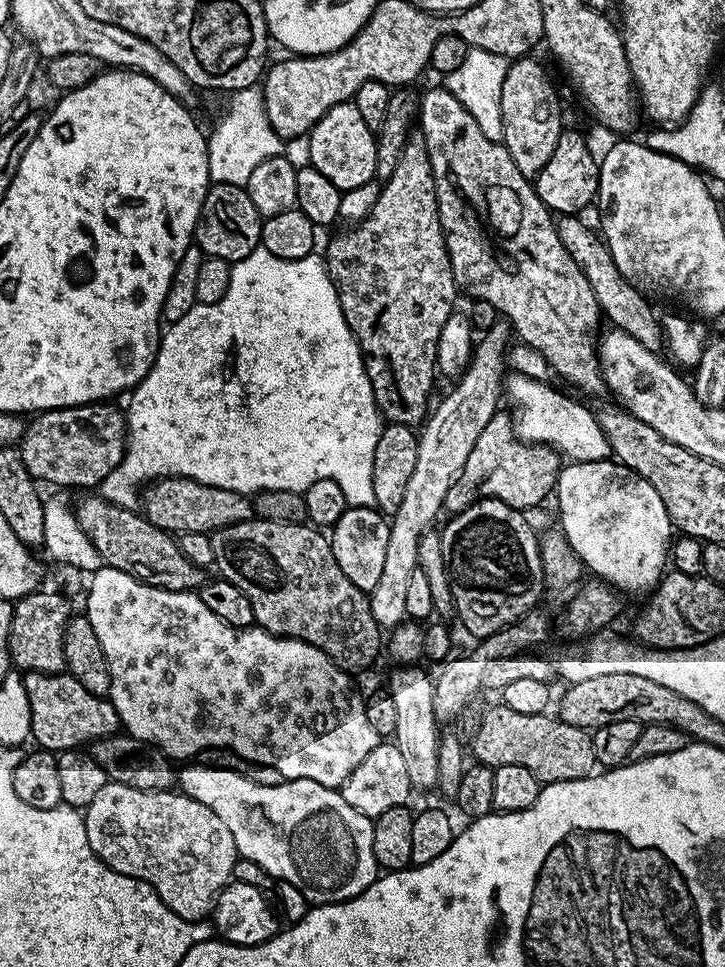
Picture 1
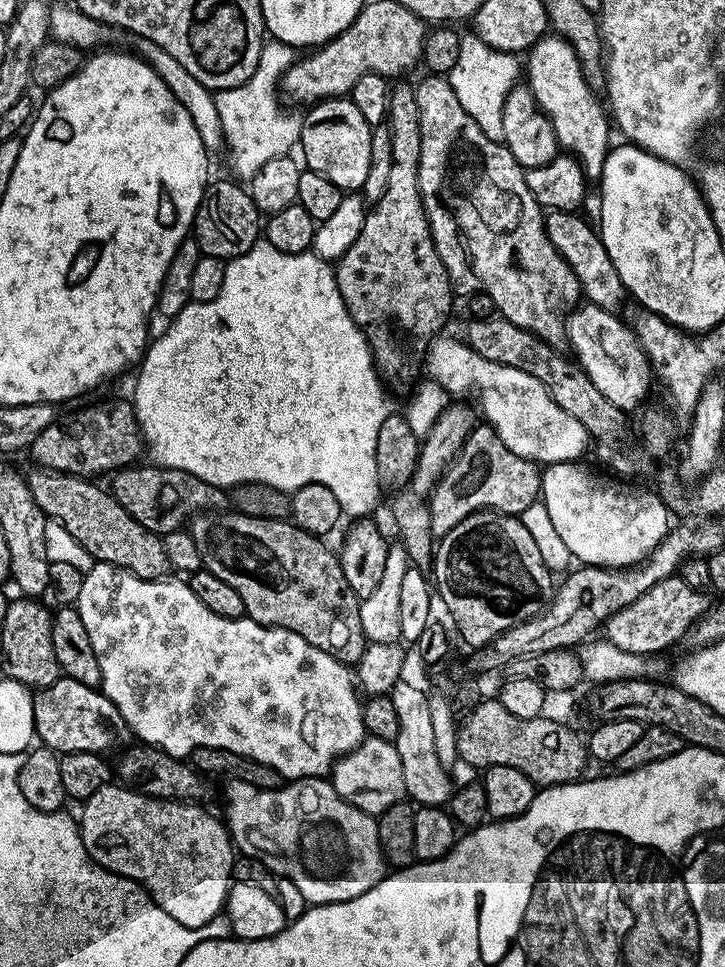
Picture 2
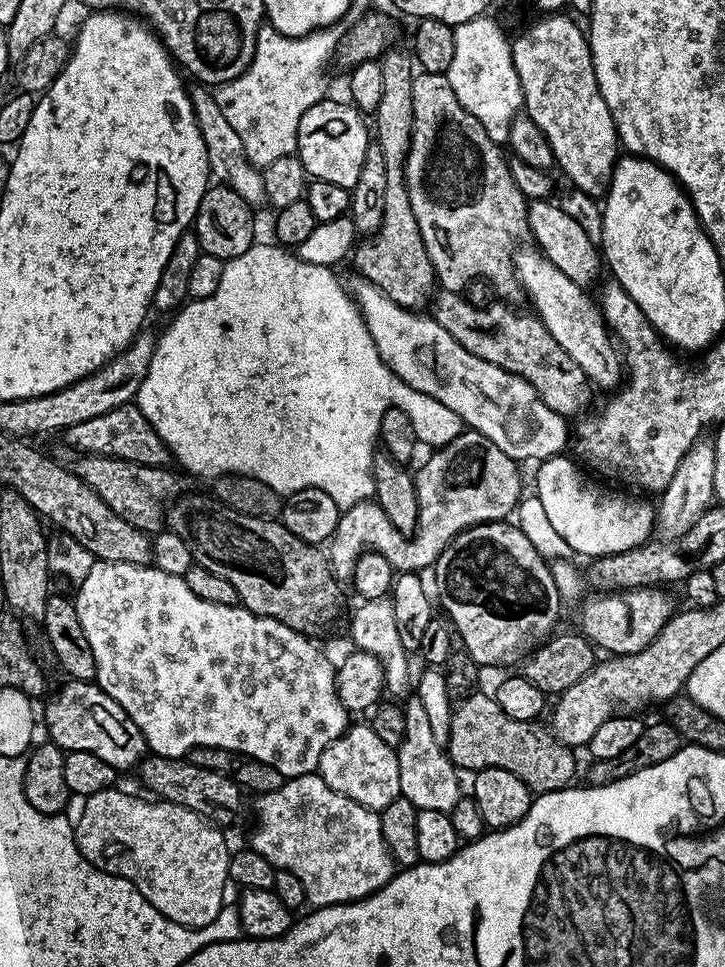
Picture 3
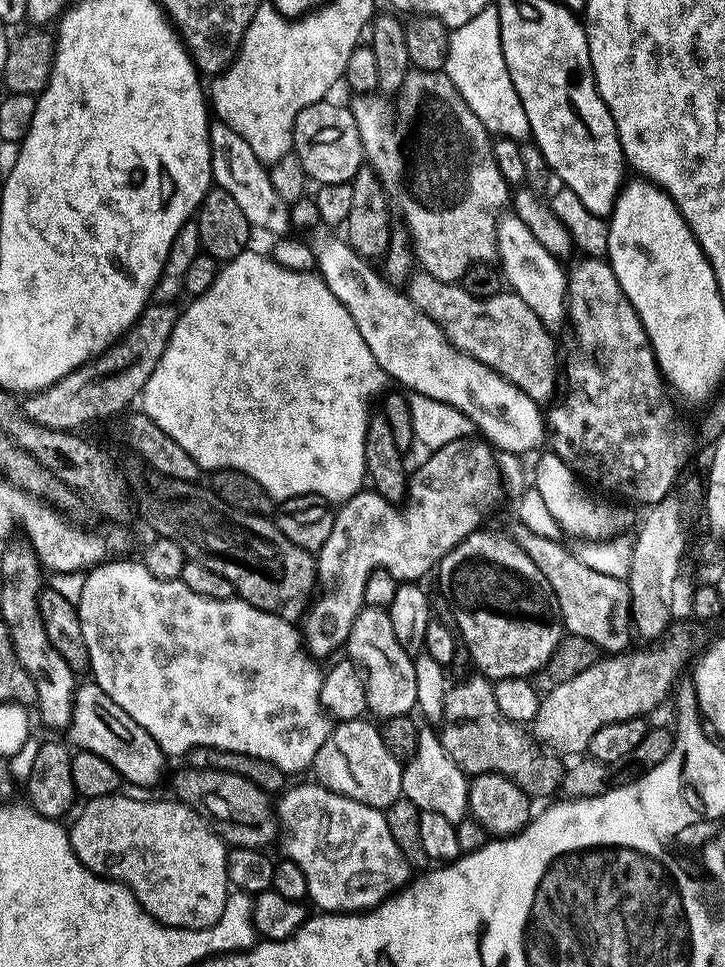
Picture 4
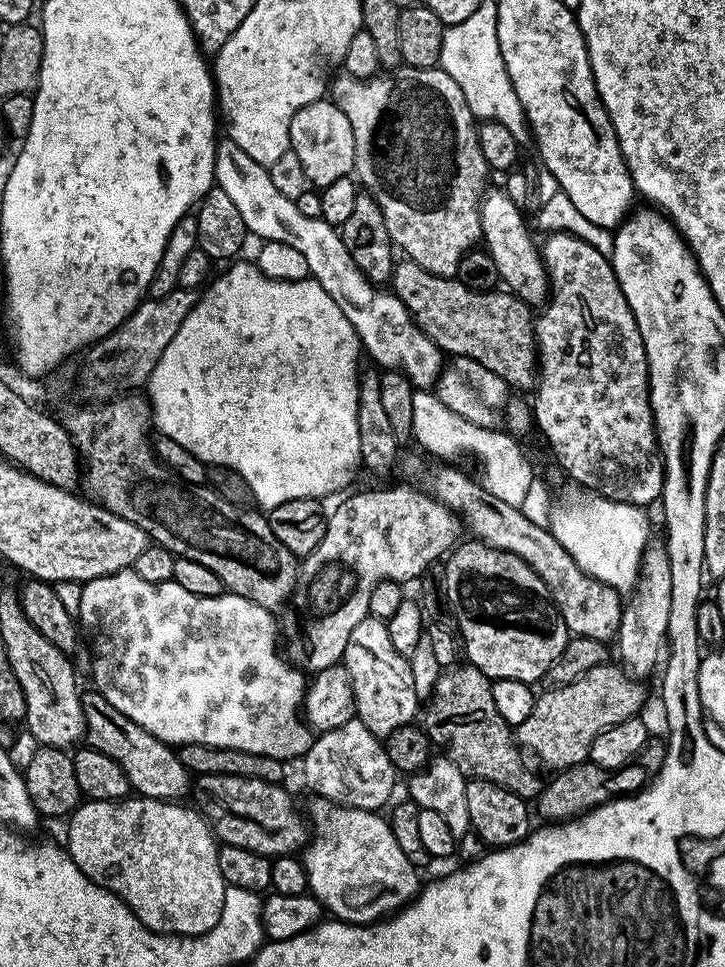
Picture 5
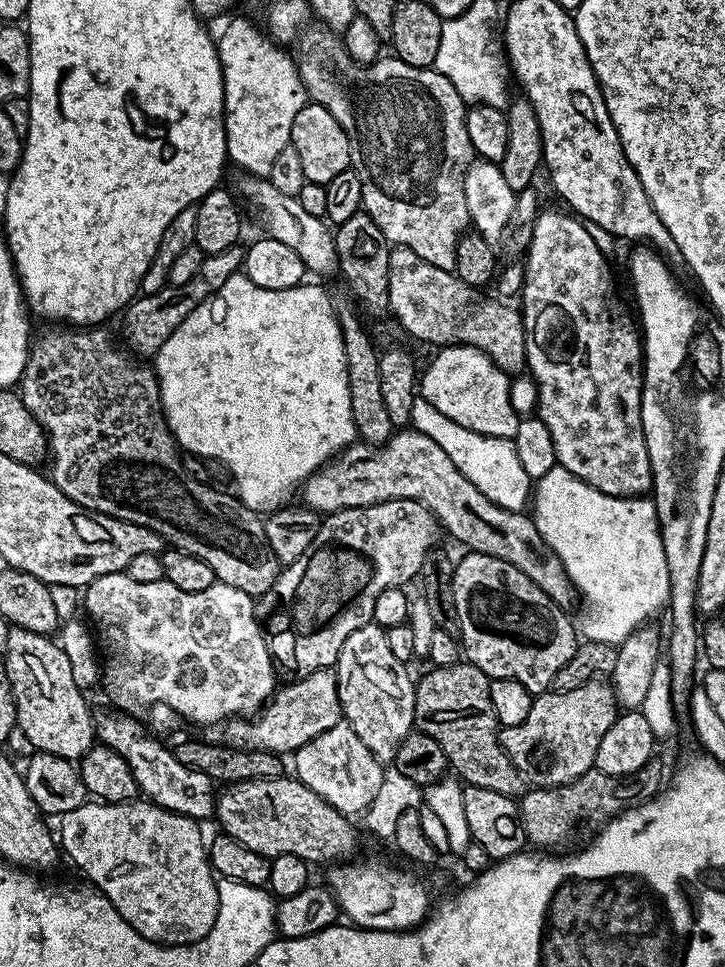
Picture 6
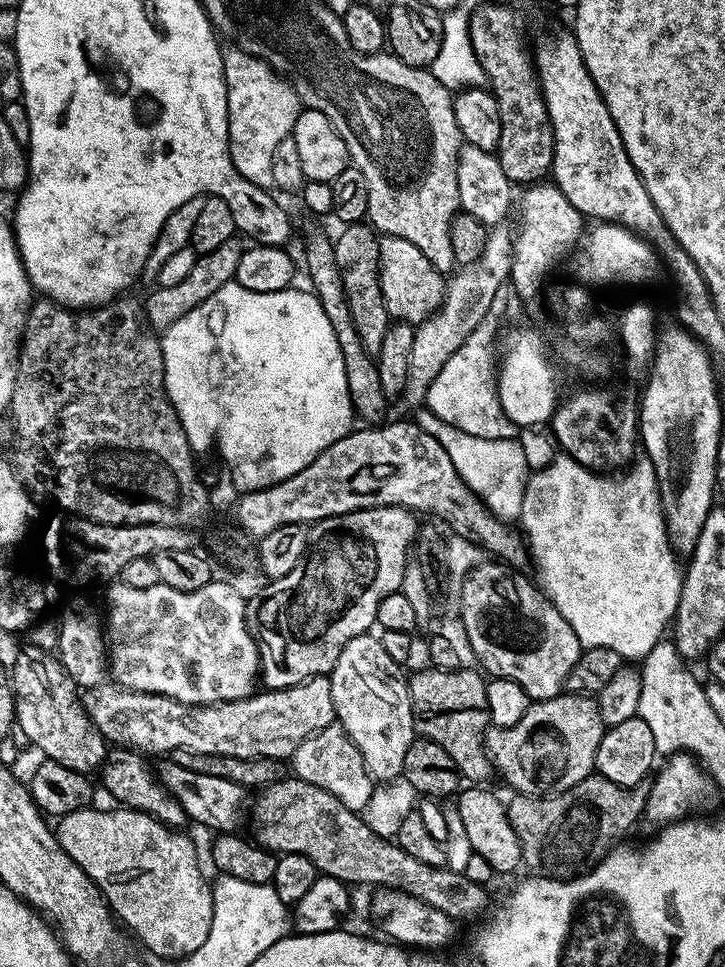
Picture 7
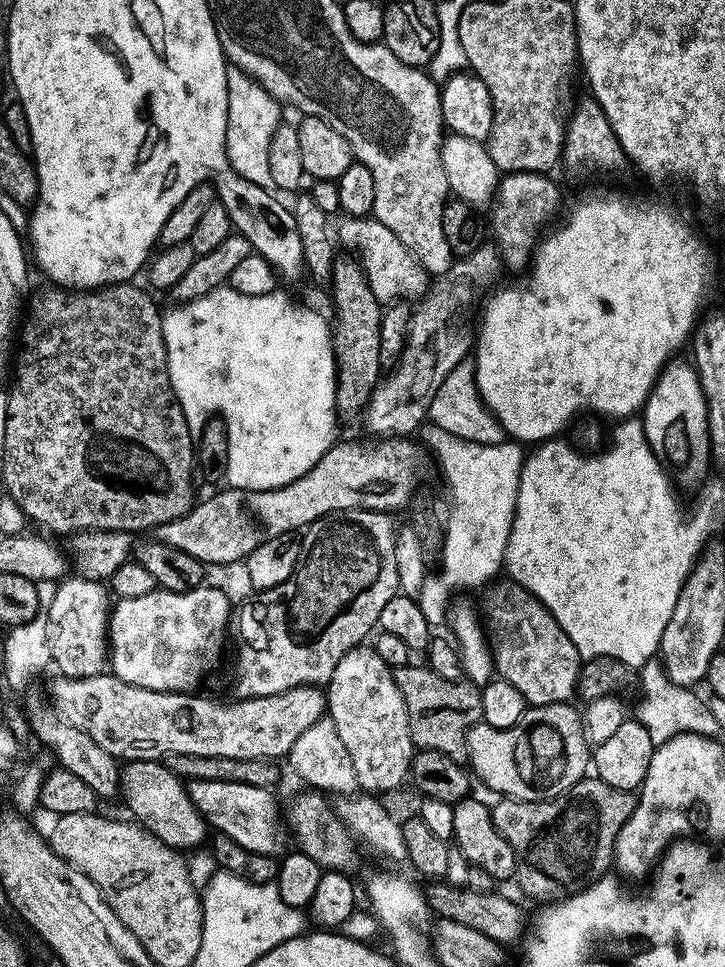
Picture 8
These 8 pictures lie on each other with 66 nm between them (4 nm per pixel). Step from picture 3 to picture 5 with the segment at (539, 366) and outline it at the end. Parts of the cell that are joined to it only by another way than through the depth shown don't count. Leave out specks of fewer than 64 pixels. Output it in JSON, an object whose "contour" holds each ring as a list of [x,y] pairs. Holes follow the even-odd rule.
{"contour":[[[407,258],[401,261],[392,269],[391,291],[406,306],[412,321],[440,347],[441,353],[481,363],[504,379],[509,389],[535,389],[538,357],[534,312],[529,305],[511,291],[475,292],[457,278],[430,274],[430,270]]]}

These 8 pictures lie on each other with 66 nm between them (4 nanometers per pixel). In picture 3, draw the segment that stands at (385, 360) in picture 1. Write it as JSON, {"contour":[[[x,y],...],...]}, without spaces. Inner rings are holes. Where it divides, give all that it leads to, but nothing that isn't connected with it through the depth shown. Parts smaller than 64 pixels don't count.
{"contour":[[[393,46],[379,59],[382,99],[374,114],[374,140],[382,150],[382,158],[386,158],[386,214],[382,214],[382,226],[355,245],[355,271],[371,284],[377,284],[403,308],[424,310],[437,291],[438,281],[430,254],[426,254],[426,242],[422,242],[418,230],[418,218],[414,218],[414,210],[410,210],[408,187],[404,185],[404,163],[414,126],[414,60],[405,49],[404,52],[400,46]]]}

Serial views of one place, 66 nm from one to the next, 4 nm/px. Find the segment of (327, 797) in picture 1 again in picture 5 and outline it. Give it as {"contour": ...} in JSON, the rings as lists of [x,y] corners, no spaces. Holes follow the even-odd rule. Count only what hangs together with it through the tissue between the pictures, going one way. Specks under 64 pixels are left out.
{"contour":[[[312,798],[306,807],[306,819],[310,825],[310,839],[303,849],[302,859],[304,861],[304,869],[306,870],[306,878],[308,879],[308,892],[320,901],[325,909],[332,911],[331,915],[337,920],[344,921],[345,924],[374,924],[397,912],[409,904],[411,900],[416,899],[421,887],[422,879],[418,873],[417,865],[410,862],[410,858],[406,858],[406,854],[402,854],[402,850],[398,847],[398,842],[394,838],[394,830],[390,830],[387,819],[379,811],[367,812],[361,808],[347,808],[344,804],[335,804],[333,800],[323,798]]]}

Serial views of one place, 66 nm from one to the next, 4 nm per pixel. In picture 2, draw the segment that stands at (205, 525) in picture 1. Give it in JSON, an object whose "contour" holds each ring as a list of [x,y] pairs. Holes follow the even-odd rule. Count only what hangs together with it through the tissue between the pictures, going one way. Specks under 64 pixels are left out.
{"contour":[[[159,466],[140,467],[121,468],[111,477],[110,491],[113,498],[128,511],[130,518],[134,518],[134,522],[142,522],[146,530],[167,534],[183,529],[194,514],[219,512],[229,507],[230,496],[225,489],[219,488],[217,484],[202,482],[202,478],[186,474],[186,470]]]}

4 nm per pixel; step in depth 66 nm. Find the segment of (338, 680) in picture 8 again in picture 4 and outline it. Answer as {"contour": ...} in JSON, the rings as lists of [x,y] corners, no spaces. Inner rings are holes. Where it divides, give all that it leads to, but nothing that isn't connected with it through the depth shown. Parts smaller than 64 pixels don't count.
{"contour":[[[366,606],[358,618],[354,618],[354,626],[348,635],[346,656],[362,669],[368,712],[373,717],[407,716],[416,708],[413,657],[408,656],[402,646],[398,646],[398,638],[394,638],[394,626],[390,626],[385,609]]]}

